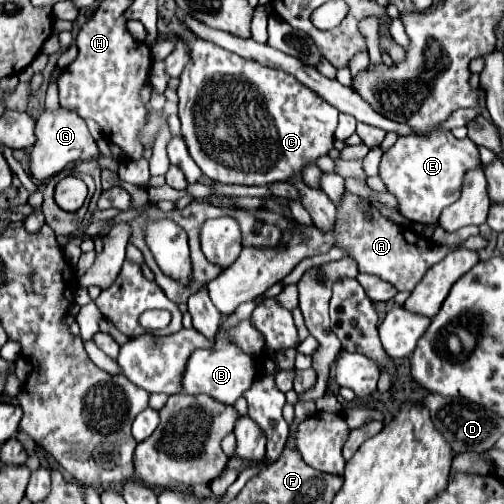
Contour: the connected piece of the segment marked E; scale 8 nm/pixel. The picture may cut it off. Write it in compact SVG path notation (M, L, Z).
M451 131L433 133L409 133L399 137L393 147L389 147L379 163L379 177L387 191L397 197L399 211L405 219L413 223L435 223L441 211L455 203L461 195L463 177L469 169L479 165L479 153L473 141L457 139Z

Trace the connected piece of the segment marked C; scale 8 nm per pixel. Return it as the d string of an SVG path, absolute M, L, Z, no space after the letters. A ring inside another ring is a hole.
M205 39L189 41L189 53L189 65L185 65L177 87L179 119L187 149L207 179L237 185L289 181L293 175L301 175L303 165L315 163L317 157L327 155L327 151L333 149L339 111L309 87L301 85L293 75L263 67L255 61L245 61Z

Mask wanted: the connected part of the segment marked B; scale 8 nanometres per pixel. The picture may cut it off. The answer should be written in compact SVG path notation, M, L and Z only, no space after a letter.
M255 301L239 305L237 311L235 311L235 315L229 317L227 327L221 331L219 341L215 343L215 347L213 349L197 349L191 355L191 359L187 363L187 369L185 369L185 375L183 375L183 391L187 395L207 393L207 395L211 395L213 399L217 399L217 401L221 401L225 405L233 405L239 397L243 397L243 391L249 389L249 383L253 383L253 379L255 379L255 365L253 365L253 359L247 353L243 353L241 349L235 349L235 345L229 343L223 333L229 327L237 325L237 321L245 319L245 317L237 317L239 313L253 313L255 307L257 307Z

